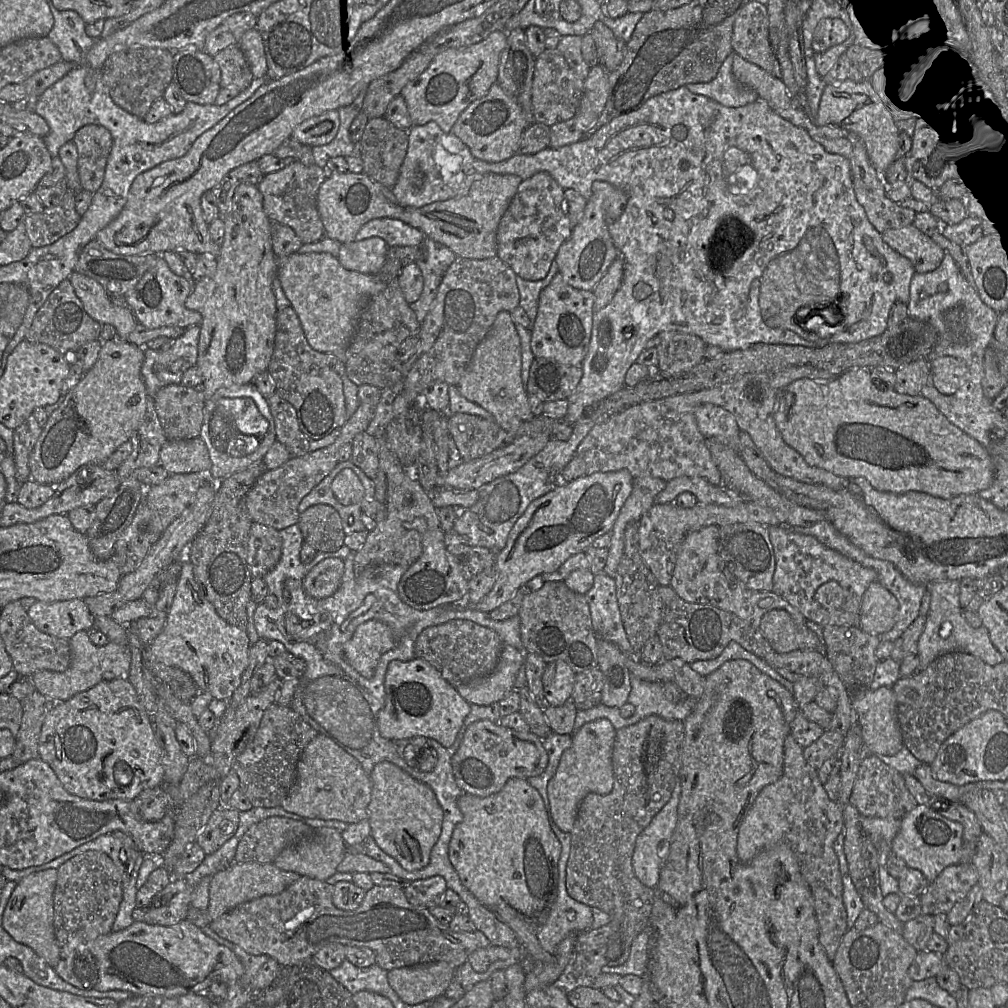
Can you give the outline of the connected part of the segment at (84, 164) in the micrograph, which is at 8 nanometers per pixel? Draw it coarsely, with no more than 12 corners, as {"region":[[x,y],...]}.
{"region":[[89,124],[73,138],[82,189],[101,186],[113,145]]}

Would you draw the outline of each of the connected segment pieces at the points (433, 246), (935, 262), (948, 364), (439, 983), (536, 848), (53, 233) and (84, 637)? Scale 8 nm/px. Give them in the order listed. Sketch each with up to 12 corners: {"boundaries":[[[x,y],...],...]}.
{"boundaries":[[[425,237],[421,270],[423,290],[409,304],[421,324],[433,307],[438,287],[457,257]],[[914,224],[883,239],[919,274],[938,268],[943,248]],[[954,356],[931,361],[933,385],[955,394],[968,381],[969,368]],[[430,962],[390,970],[404,1003],[444,995],[455,969]],[[538,790],[464,792],[448,857],[538,924],[562,850]],[[76,194],[25,215],[32,247],[51,245],[77,227]],[[69,639],[64,672],[41,670],[36,690],[55,702],[104,680],[128,678],[129,646]]]}

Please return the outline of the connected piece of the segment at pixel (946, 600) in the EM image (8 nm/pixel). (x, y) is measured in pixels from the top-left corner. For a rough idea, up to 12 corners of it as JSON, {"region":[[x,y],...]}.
{"region":[[960,581],[929,585],[931,605],[919,639],[920,671],[965,652],[1004,662],[986,627],[971,627]]}

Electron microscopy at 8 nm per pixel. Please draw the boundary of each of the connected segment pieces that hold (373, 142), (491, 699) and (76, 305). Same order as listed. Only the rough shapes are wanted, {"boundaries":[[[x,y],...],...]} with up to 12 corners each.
{"boundaries":[[[384,116],[359,141],[363,173],[392,189],[408,131]],[[503,645],[495,670],[456,686],[471,705],[490,705],[515,687],[525,650]],[[63,280],[26,340],[66,357],[99,340],[101,325]]]}

